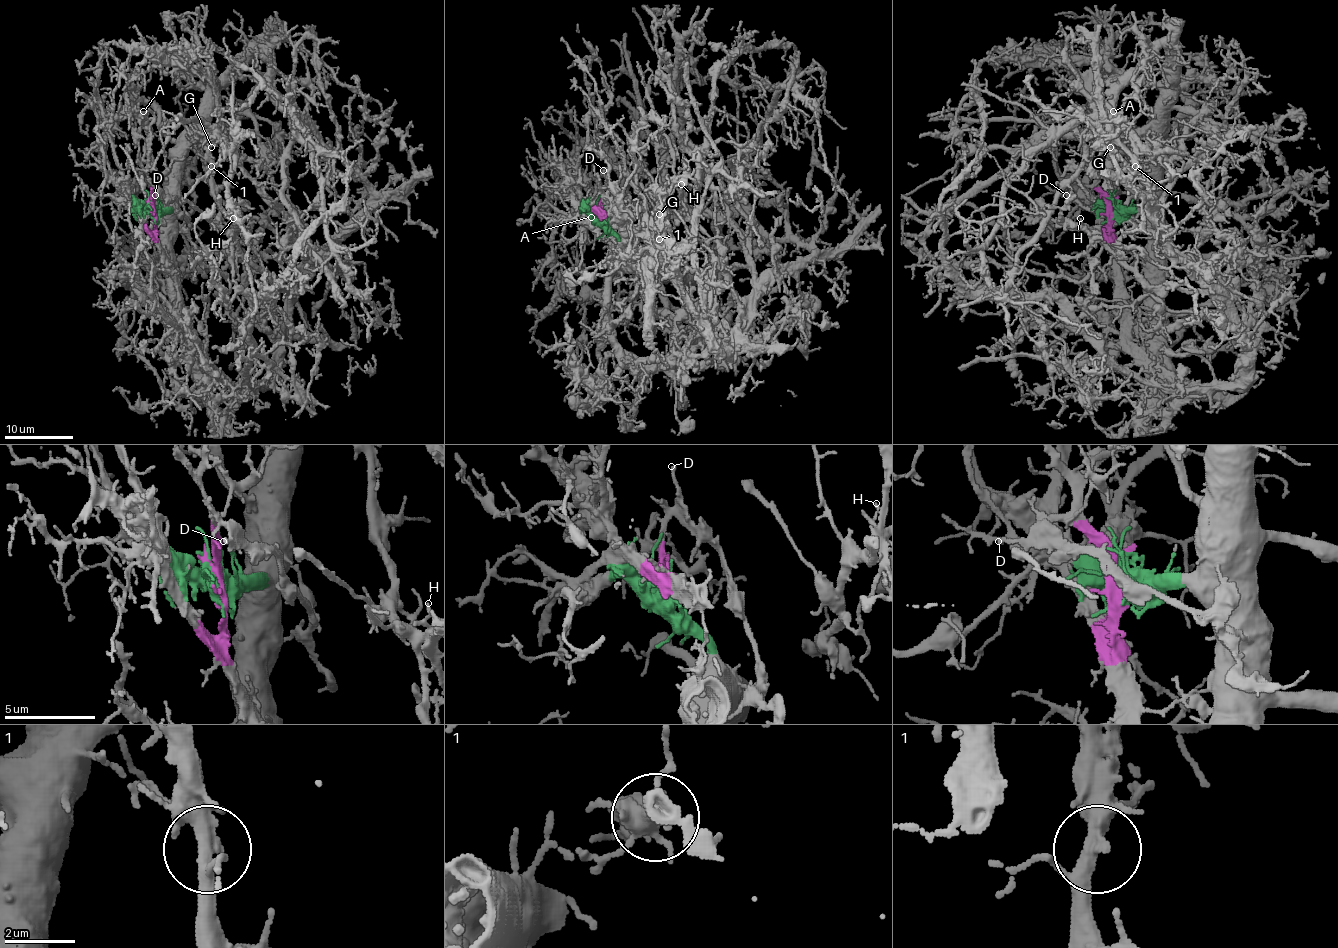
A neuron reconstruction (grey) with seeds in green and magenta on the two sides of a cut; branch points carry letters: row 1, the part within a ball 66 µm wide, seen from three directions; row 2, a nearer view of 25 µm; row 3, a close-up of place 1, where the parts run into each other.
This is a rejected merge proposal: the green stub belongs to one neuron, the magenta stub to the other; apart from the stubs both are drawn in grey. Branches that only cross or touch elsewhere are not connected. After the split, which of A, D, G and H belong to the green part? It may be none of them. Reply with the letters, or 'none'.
A, G, H

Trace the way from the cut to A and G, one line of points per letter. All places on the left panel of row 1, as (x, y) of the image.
A: (154, 212), (168, 208), (168, 183), (156, 170), (148, 148), (142, 112)
G: (154, 212), (165, 212), (172, 205), (177, 158), (187, 143), (199, 134), (211, 146)

